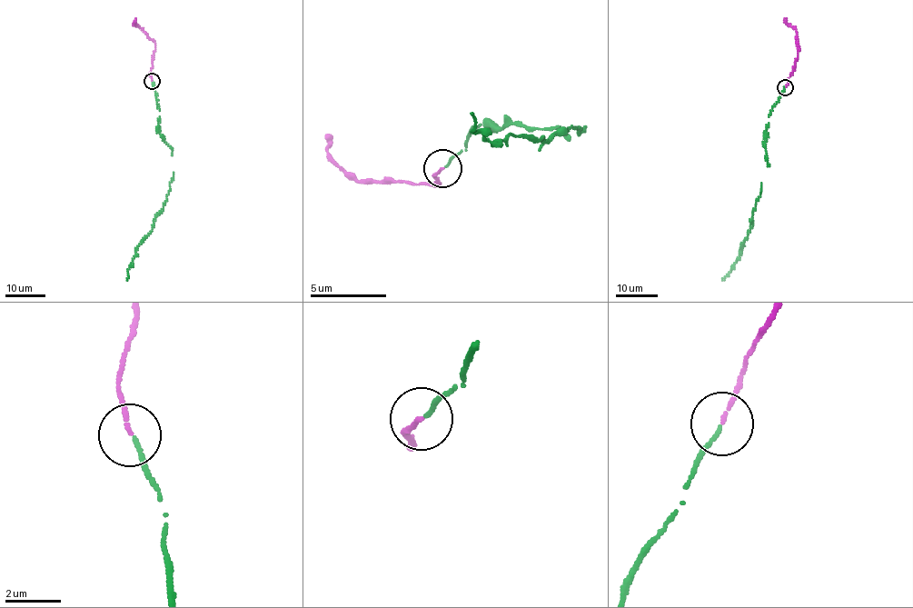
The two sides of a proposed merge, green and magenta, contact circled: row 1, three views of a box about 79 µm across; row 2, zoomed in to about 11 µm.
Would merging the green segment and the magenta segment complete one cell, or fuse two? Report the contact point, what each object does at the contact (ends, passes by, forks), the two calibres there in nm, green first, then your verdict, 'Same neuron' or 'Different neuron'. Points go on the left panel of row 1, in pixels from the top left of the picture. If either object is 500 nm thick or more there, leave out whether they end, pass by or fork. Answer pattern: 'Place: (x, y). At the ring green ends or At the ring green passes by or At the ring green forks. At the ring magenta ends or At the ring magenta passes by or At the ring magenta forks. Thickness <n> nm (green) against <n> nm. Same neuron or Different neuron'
Place: (152, 81). At the ring green ends. At the ring magenta ends. Thickness 130 nm (green) against 120 nm. Same neuron

